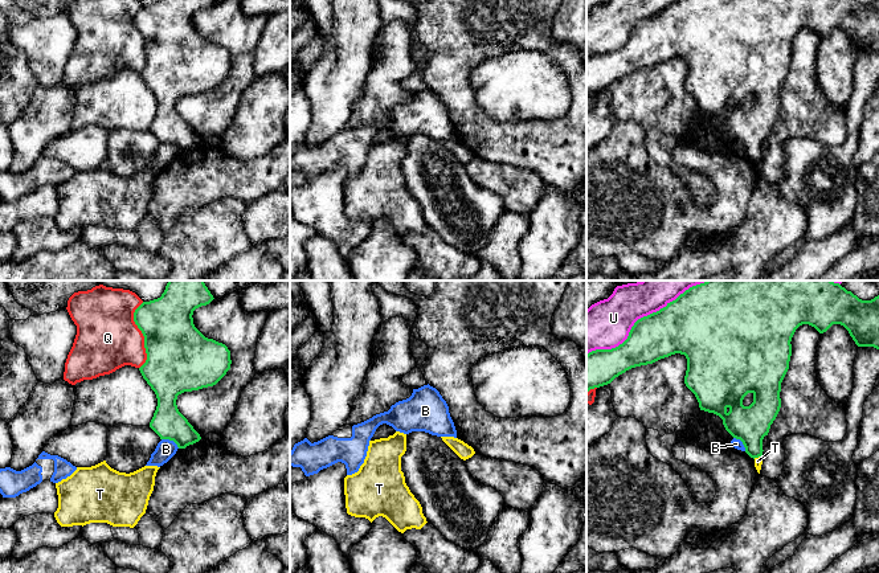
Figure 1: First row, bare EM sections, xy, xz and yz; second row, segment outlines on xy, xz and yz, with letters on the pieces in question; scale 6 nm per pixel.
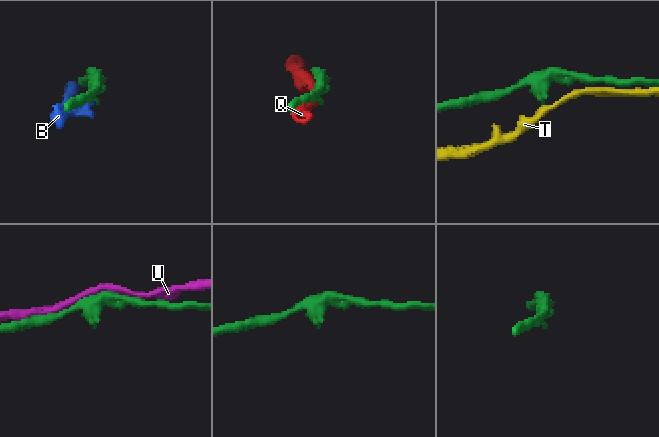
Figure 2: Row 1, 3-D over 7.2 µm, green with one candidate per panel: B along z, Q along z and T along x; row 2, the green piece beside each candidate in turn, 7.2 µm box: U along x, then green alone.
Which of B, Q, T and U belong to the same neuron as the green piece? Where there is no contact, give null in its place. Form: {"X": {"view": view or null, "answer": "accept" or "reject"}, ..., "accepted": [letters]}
{"B": {"view": "xy", "answer": "reject"}, "Q": {"view": "xy", "answer": "reject"}, "T": {"view": "yz", "answer": "reject"}, "U": {"view": "yz", "answer": "reject"}, "accepted": []}

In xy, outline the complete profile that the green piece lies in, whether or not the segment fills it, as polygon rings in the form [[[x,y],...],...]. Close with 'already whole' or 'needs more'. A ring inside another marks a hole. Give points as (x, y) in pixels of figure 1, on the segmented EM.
[[[168,281],[160,298],[143,302],[134,312],[134,322],[144,336],[147,353],[139,371],[158,398],[150,427],[160,439],[173,441],[179,449],[199,442],[201,437],[179,412],[177,396],[216,385],[232,364],[228,347],[205,337],[193,324],[193,311],[213,299],[204,281]]] | already whole

